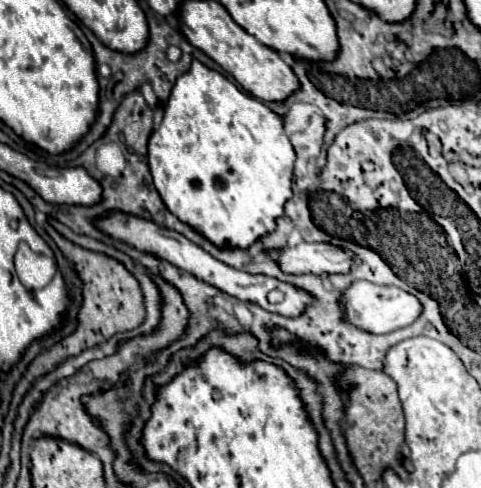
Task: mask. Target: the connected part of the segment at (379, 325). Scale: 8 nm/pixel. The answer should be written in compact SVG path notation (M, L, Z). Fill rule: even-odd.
M361 279L359 281L353 281L343 291L339 303L341 303L343 313L345 313L345 317L347 317L349 323L353 323L361 331L367 331L367 333L373 333L373 335L383 335L383 333L391 333L395 329L407 327L421 313L421 303L413 295L405 293L403 289L375 285L375 283L361 281Z

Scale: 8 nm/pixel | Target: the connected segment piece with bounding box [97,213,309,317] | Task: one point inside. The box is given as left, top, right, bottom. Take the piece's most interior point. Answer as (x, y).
(144, 235)

